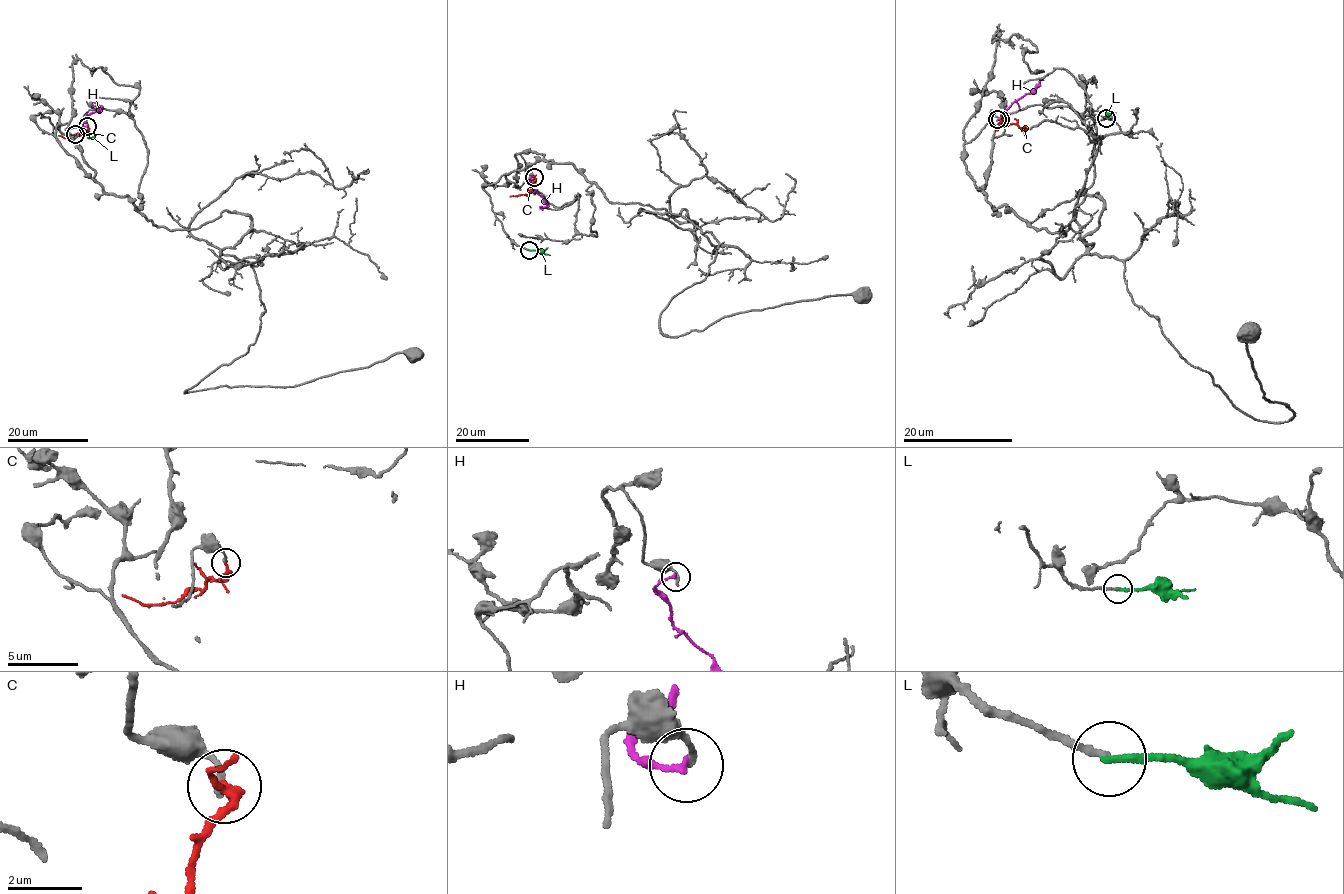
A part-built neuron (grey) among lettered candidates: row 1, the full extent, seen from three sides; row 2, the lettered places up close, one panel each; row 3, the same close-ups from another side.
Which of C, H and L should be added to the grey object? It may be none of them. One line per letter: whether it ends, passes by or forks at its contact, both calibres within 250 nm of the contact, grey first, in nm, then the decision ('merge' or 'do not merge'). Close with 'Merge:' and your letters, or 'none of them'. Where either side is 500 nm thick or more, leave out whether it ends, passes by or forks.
C: it passes by | 180/190 nm | do not merge
H: it ends | 180/170 nm | do not merge
L: it ends | 180/240 nm | merge
Merge: L

